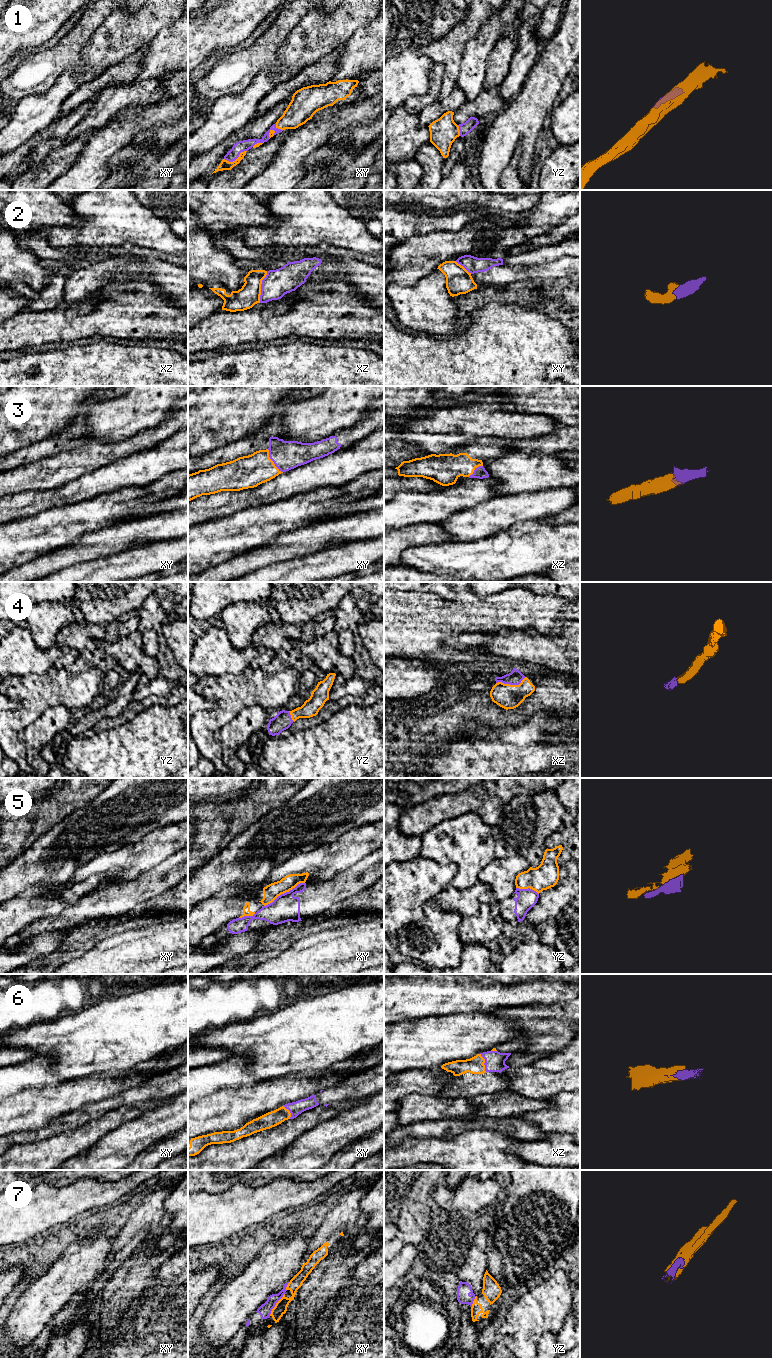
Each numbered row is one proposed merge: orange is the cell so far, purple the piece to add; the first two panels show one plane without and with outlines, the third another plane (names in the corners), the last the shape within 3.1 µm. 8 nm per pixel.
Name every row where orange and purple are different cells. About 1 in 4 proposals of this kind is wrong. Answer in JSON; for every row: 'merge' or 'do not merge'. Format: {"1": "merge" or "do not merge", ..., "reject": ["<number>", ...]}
{"1": "merge", "2": "do not merge", "3": "merge", "4": "merge", "5": "do not merge", "6": "merge", "7": "do not merge", "reject": ["2", "5", "7"]}

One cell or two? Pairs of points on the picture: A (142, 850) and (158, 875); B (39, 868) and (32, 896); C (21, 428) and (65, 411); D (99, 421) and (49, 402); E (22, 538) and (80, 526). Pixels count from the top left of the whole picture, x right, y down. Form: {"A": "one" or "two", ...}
{"A": "two", "B": "two", "C": "one", "D": "two", "E": "one"}

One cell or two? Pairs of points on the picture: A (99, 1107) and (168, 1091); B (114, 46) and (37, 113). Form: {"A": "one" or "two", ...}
{"A": "one", "B": "one"}

